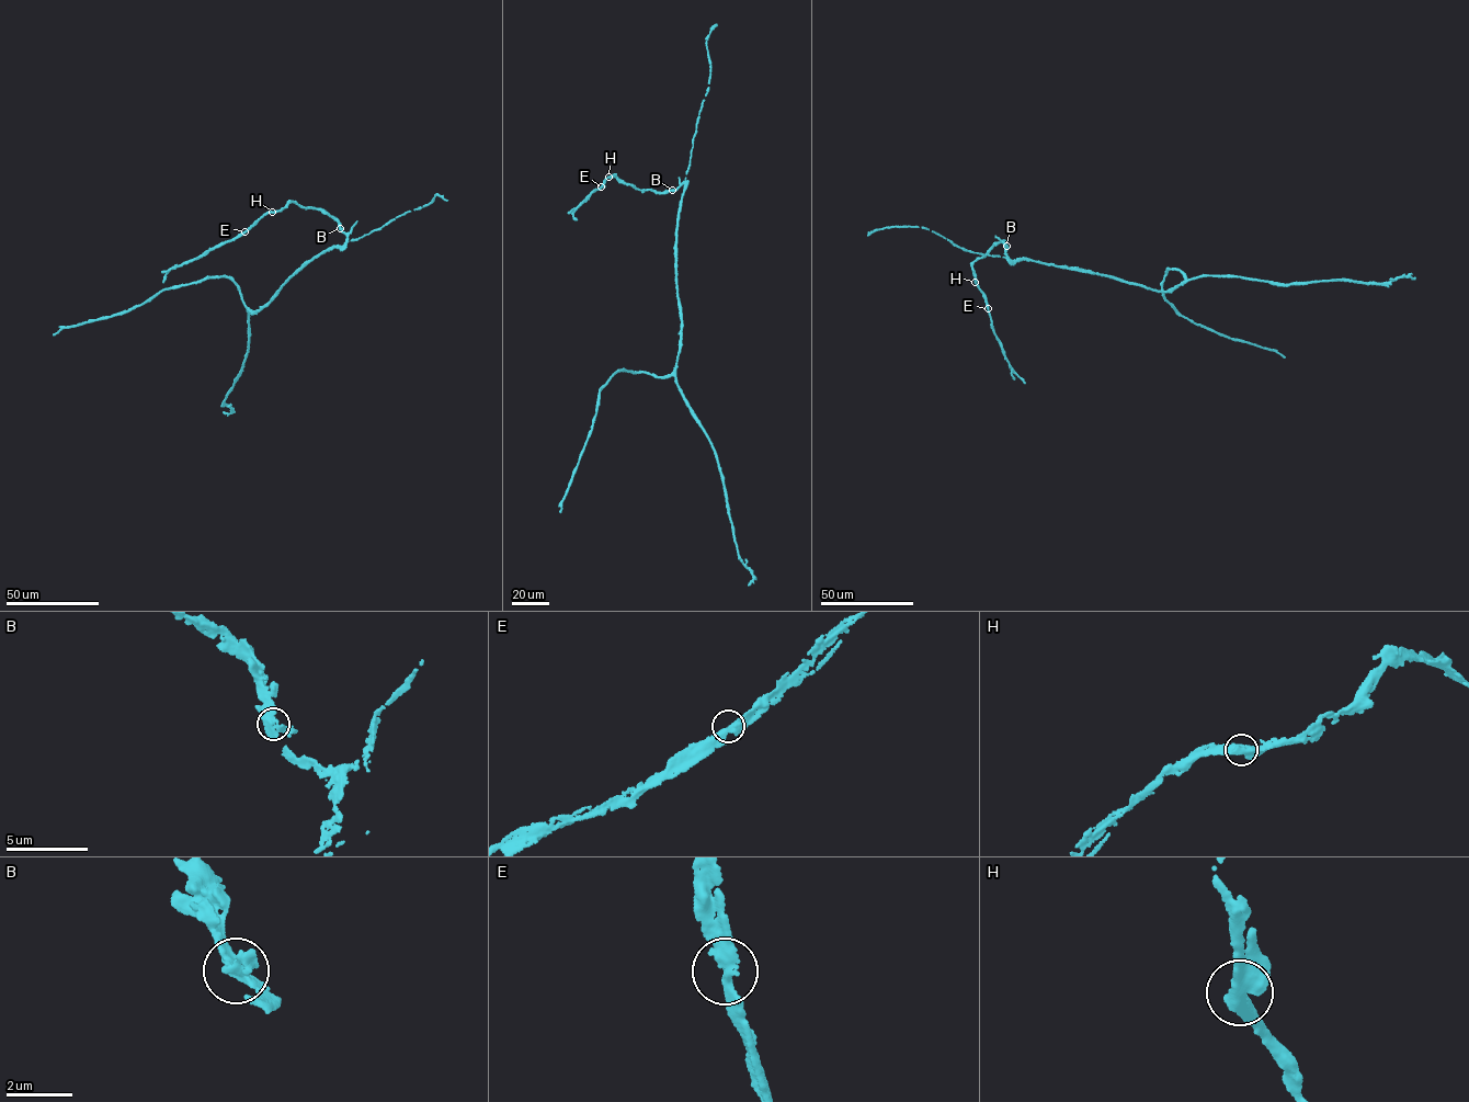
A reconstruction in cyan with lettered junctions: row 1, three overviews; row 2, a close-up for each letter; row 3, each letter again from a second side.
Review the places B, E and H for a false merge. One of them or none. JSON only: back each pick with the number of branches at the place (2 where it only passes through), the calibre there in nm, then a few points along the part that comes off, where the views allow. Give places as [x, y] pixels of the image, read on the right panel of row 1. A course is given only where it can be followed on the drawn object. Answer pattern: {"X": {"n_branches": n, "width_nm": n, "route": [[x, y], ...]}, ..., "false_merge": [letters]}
{"false_merge": []}

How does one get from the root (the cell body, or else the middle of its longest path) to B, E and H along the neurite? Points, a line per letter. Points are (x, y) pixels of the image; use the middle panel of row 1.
B: (678, 288), (678, 212), (685, 184), (672, 190)
E: (678, 288), (678, 212), (685, 184), (661, 192), (634, 188), (617, 180), (615, 174), (606, 178), (601, 186)
H: (678, 288), (678, 212), (685, 184), (661, 192), (634, 188), (617, 180), (615, 174), (608, 177)

